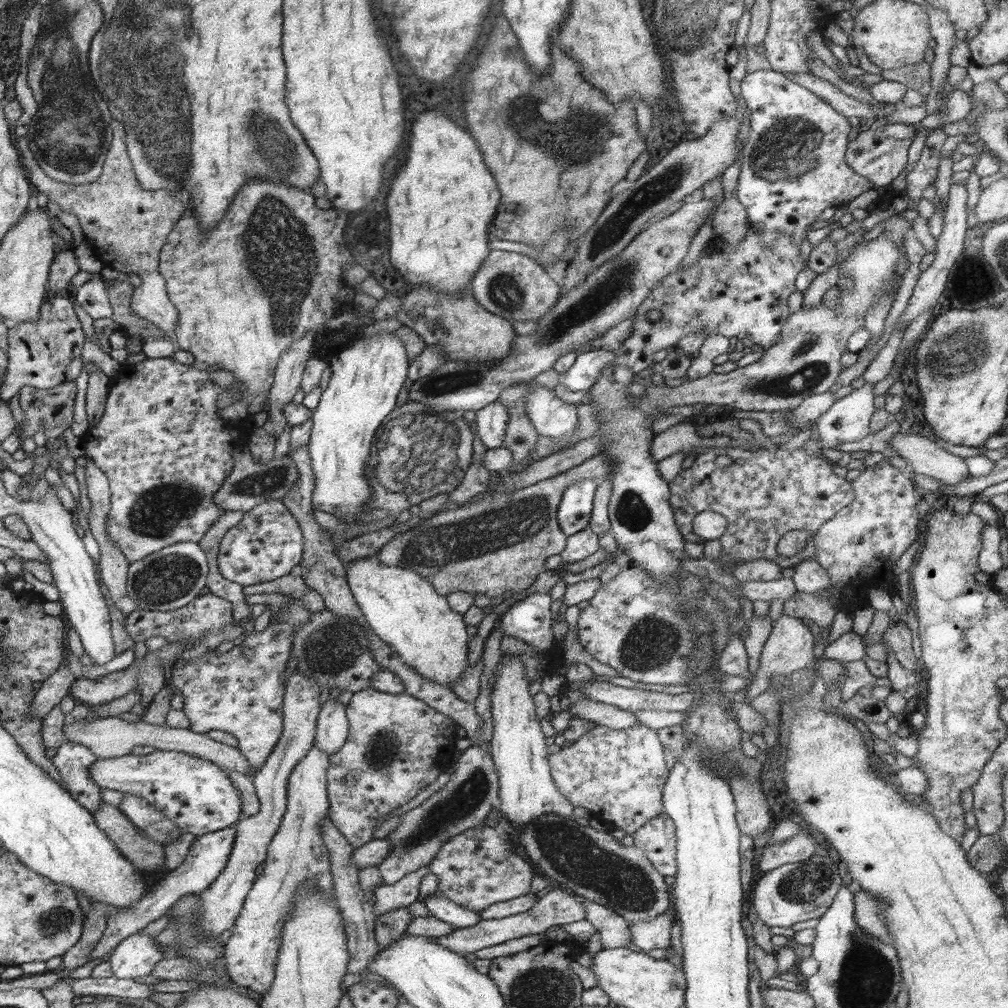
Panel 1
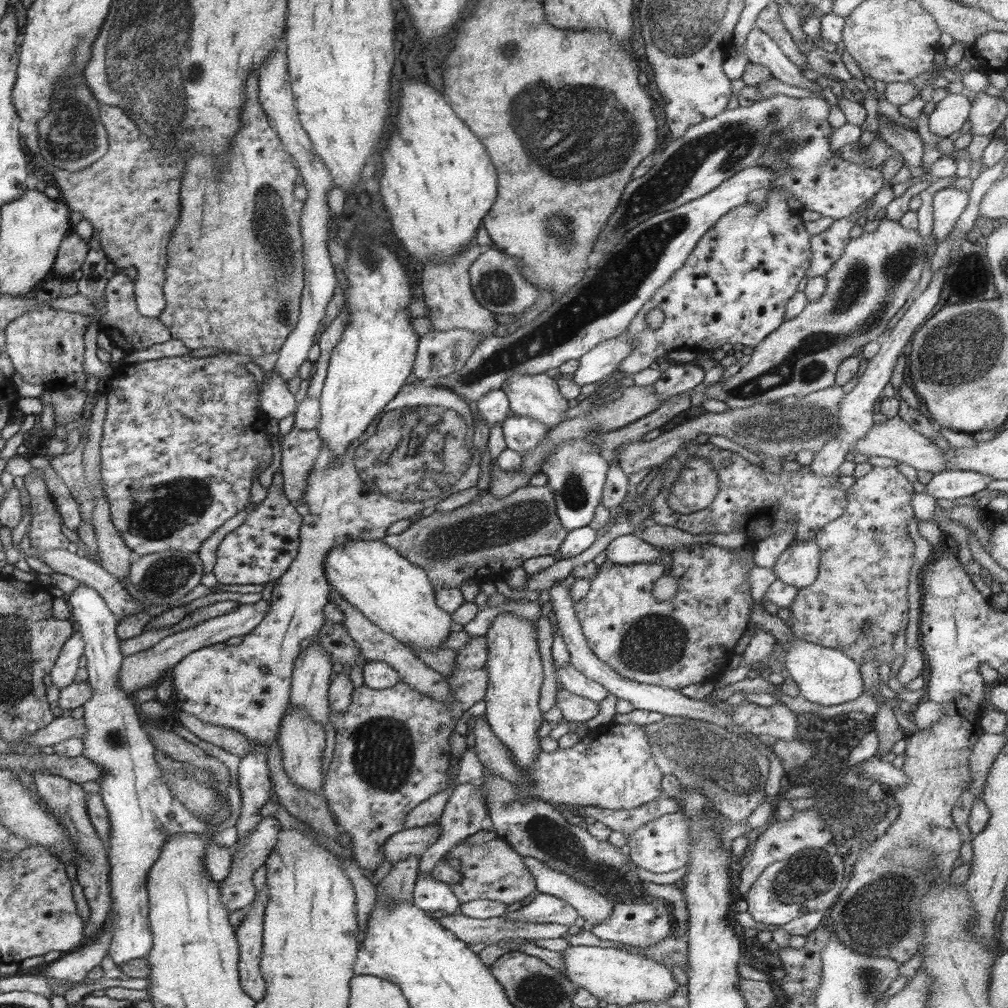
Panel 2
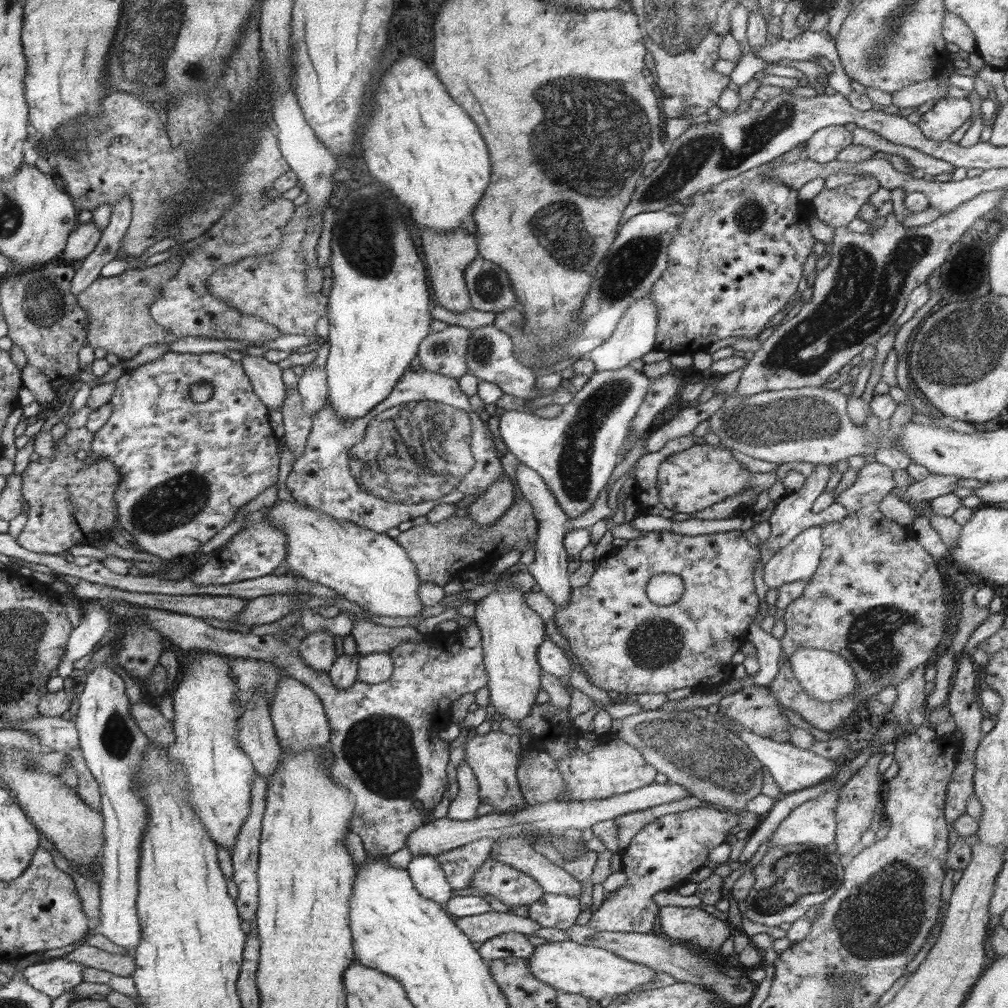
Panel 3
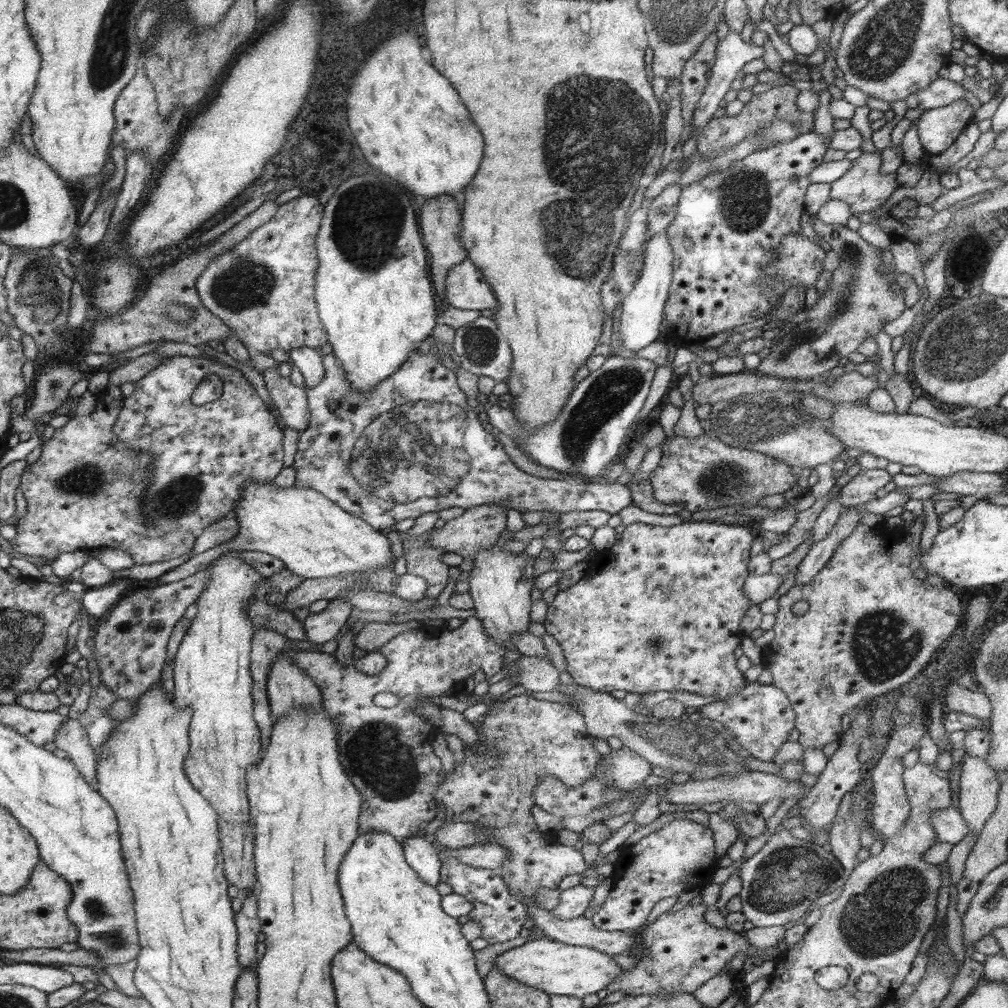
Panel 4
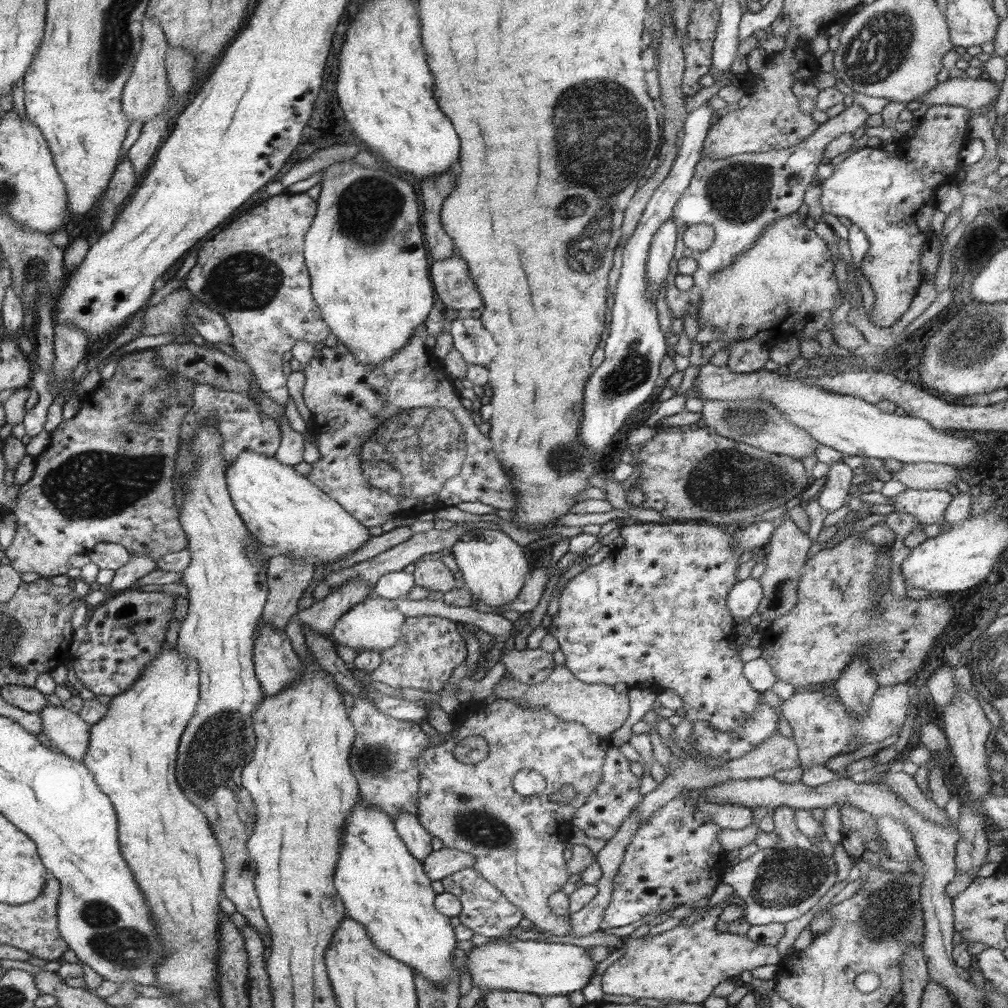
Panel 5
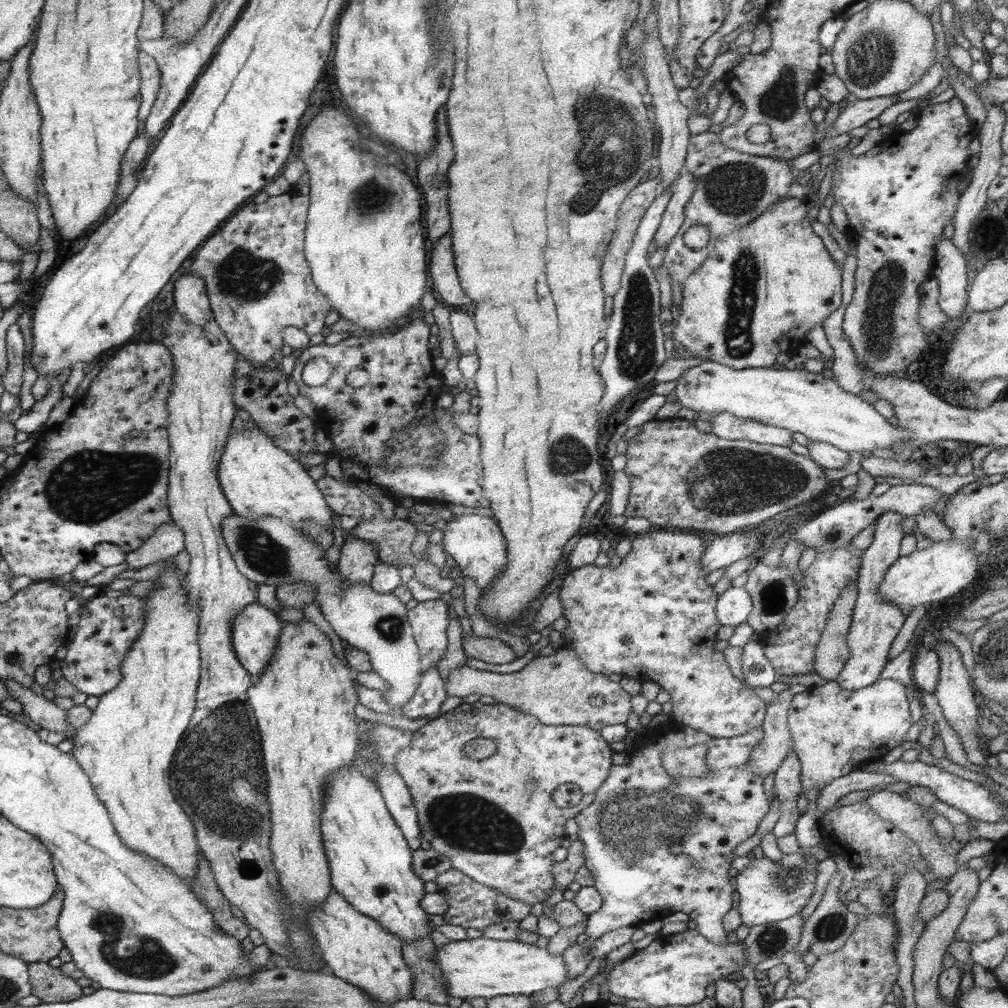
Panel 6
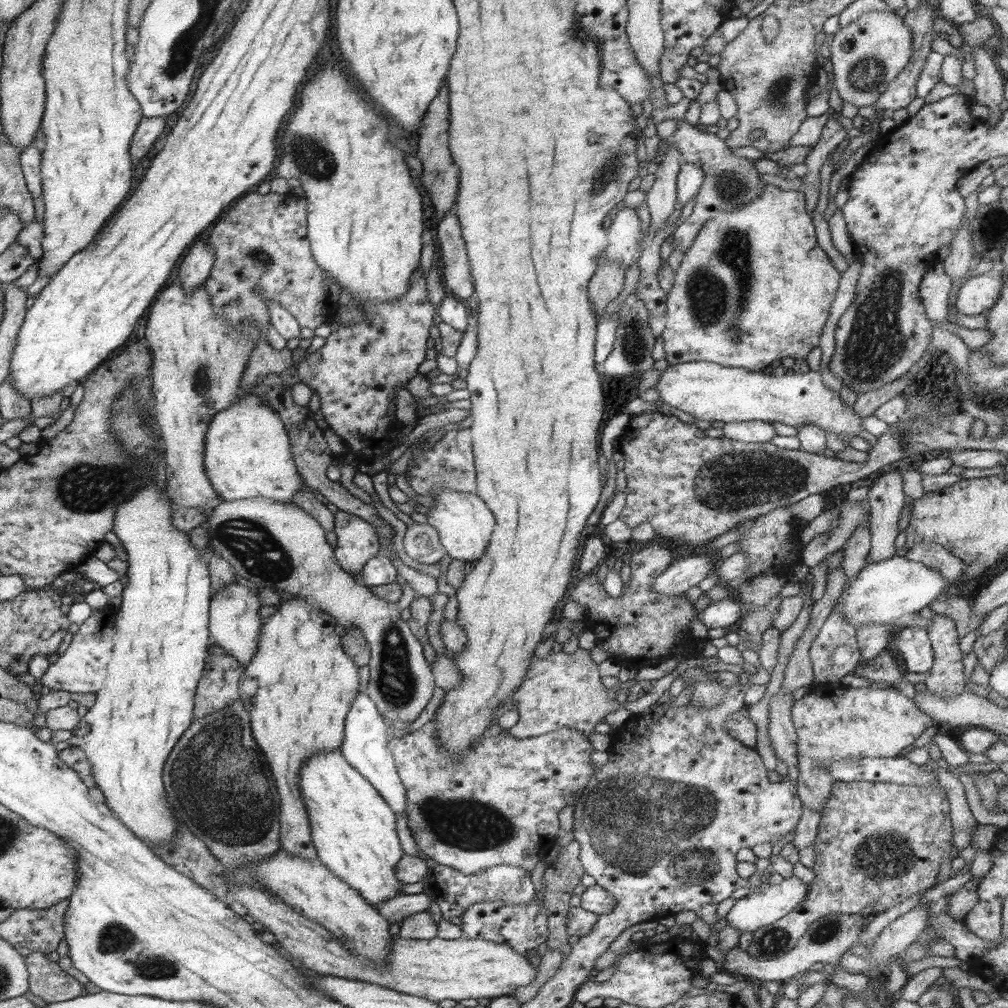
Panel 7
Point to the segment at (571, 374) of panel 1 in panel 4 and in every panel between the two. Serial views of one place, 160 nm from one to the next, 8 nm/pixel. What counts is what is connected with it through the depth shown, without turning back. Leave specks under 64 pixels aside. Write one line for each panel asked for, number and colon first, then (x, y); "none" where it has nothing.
2: (599, 363)
3: (635, 335)
4: (643, 307)

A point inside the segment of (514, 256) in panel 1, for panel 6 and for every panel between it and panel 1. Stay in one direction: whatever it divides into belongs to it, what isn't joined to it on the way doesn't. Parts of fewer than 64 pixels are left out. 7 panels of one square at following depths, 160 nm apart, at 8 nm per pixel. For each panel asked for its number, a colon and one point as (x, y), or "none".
2: (498, 281)
3: (491, 290)
4: (466, 287)
5: (455, 286)
6: (446, 286)

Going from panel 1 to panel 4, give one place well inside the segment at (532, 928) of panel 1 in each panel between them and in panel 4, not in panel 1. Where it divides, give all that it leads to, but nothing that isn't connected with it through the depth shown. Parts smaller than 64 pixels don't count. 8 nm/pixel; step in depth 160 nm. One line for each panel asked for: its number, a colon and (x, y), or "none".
2: (545, 909)
3: (561, 912)
4: (573, 902)

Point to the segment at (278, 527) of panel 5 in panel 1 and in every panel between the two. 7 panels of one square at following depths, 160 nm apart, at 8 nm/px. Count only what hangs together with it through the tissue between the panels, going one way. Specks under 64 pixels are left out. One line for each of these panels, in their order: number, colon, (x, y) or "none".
1: (404, 609)
2: (396, 594)
3: (372, 569)
4: (315, 538)

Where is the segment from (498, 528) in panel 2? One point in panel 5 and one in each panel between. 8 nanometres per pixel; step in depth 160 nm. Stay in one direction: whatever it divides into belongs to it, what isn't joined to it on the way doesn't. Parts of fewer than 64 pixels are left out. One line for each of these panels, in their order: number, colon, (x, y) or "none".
3: (441, 551)
4: (424, 561)
5: (431, 575)

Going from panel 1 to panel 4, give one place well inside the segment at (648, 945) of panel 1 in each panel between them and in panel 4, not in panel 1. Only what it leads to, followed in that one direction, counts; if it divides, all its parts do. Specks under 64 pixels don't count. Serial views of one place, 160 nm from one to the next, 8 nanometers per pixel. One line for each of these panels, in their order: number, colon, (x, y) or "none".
2: (641, 925)
3: (663, 853)
4: (680, 856)

